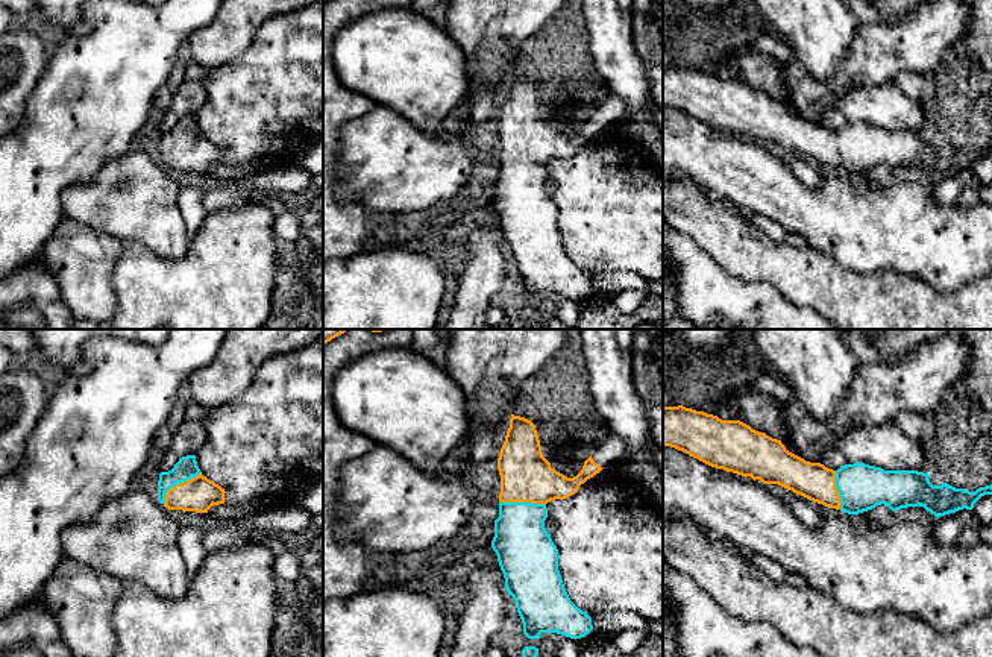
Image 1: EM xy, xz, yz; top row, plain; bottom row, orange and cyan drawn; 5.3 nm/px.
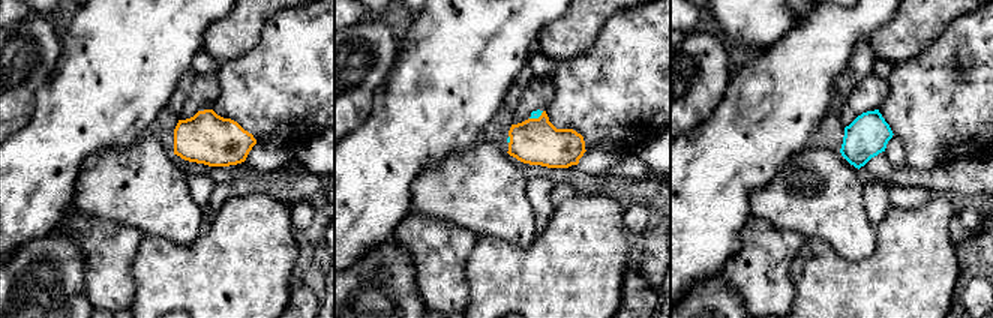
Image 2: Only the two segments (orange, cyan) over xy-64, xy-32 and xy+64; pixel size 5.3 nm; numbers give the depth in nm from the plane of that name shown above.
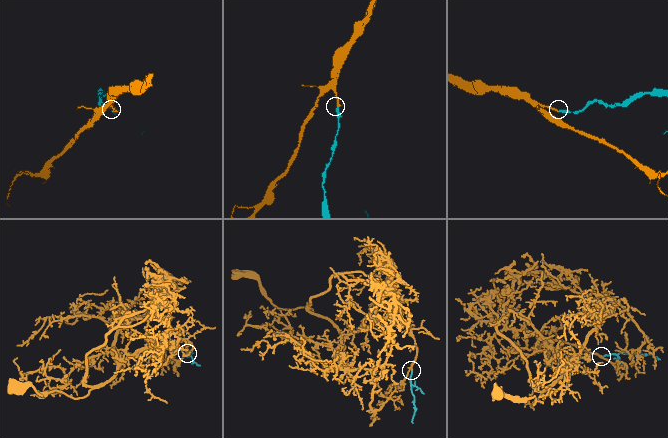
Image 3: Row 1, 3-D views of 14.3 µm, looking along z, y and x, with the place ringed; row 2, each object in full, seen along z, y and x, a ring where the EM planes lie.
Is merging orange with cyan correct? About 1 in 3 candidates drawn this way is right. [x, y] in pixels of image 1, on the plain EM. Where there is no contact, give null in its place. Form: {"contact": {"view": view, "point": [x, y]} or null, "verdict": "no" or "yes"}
{"contact": {"view": "xz", "point": [522, 161]}, "verdict": "yes"}

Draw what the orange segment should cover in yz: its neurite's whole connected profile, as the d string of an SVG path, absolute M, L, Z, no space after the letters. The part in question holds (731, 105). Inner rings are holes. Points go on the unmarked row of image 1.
M683 65L663 67L663 105L683 111L711 127L745 138L751 137L763 144L778 144L813 162L855 176L884 164L892 171L921 165L940 178L963 168L972 170L981 156L992 155L992 144L975 152L956 149L946 143L933 146L928 134L918 130L884 130L865 123L845 124L833 130L821 123L805 121L789 112L781 100L758 93L740 80L722 80Z

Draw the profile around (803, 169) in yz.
M796 155L789 168L795 174L795 178L801 181L805 187L819 188L822 178L813 165L813 161Z

